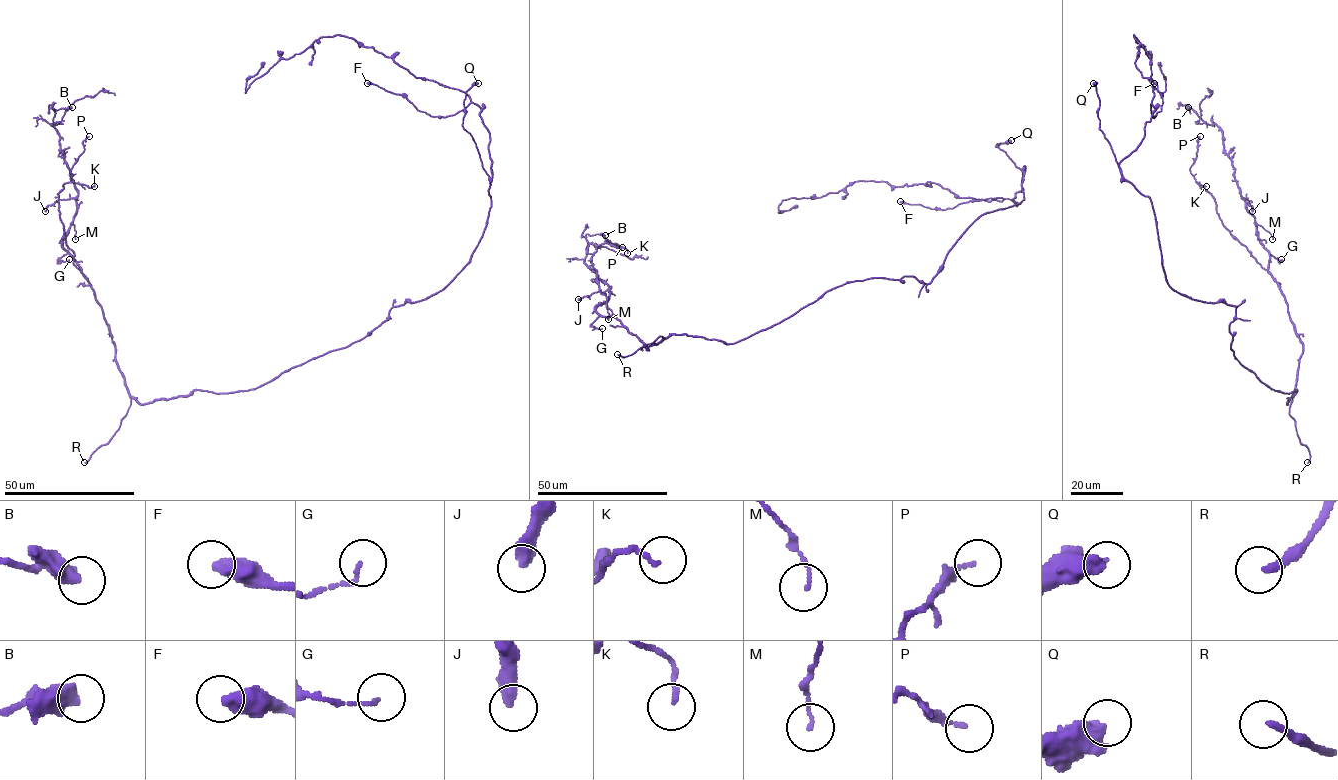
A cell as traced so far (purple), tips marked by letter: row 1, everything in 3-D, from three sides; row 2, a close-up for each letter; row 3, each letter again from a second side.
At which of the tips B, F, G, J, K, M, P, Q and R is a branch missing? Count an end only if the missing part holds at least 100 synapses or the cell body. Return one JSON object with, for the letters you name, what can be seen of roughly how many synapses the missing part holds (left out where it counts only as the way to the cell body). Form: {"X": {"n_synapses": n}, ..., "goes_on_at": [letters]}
{"goes_on_at": ["R"]}

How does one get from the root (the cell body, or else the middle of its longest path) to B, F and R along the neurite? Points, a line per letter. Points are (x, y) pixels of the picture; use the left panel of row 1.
B: (363, 339), (253, 389), (193, 390), (138, 404), (91, 285), (63, 247), (78, 189), (52, 108), (72, 107)
F: (363, 339), (392, 308), (437, 293), (469, 262), (492, 176), (478, 105), (432, 117), (367, 83)
R: (363, 339), (291, 367), (253, 389), (221, 393), (193, 390), (144, 404), (131, 397), (119, 429), (84, 462)

